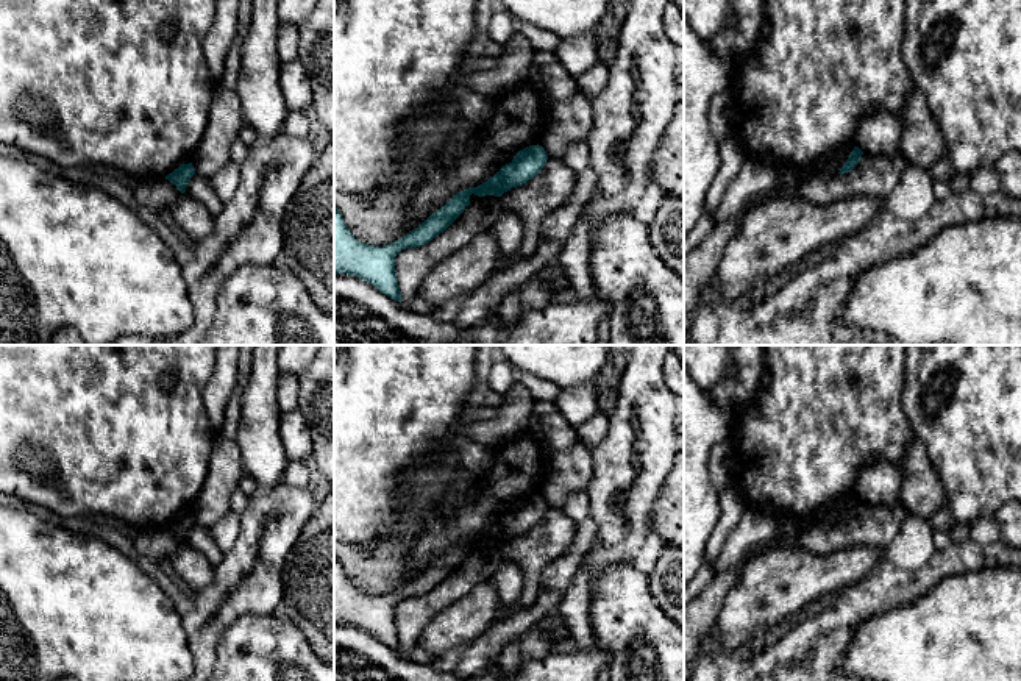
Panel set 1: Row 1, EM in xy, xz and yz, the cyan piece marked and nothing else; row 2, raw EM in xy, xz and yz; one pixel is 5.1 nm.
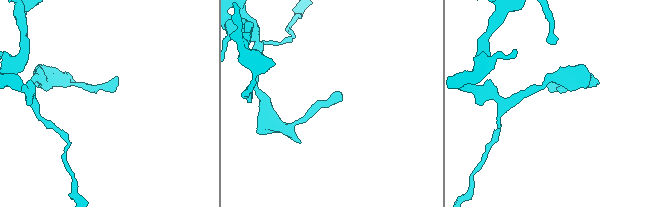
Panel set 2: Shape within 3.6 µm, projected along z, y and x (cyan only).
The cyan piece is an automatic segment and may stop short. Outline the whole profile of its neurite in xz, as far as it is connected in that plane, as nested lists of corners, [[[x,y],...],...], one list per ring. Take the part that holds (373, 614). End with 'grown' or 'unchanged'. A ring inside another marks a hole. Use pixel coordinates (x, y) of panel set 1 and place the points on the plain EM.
[[[539,494],[520,500],[509,514],[503,515],[486,533],[457,542],[409,584],[384,597],[356,590],[334,554],[334,625],[354,625],[401,653],[395,622],[395,606],[401,600],[429,594],[443,583],[470,554],[471,544],[478,547],[501,547],[512,537],[523,536],[539,525],[546,509],[548,505]]]; unchanged

